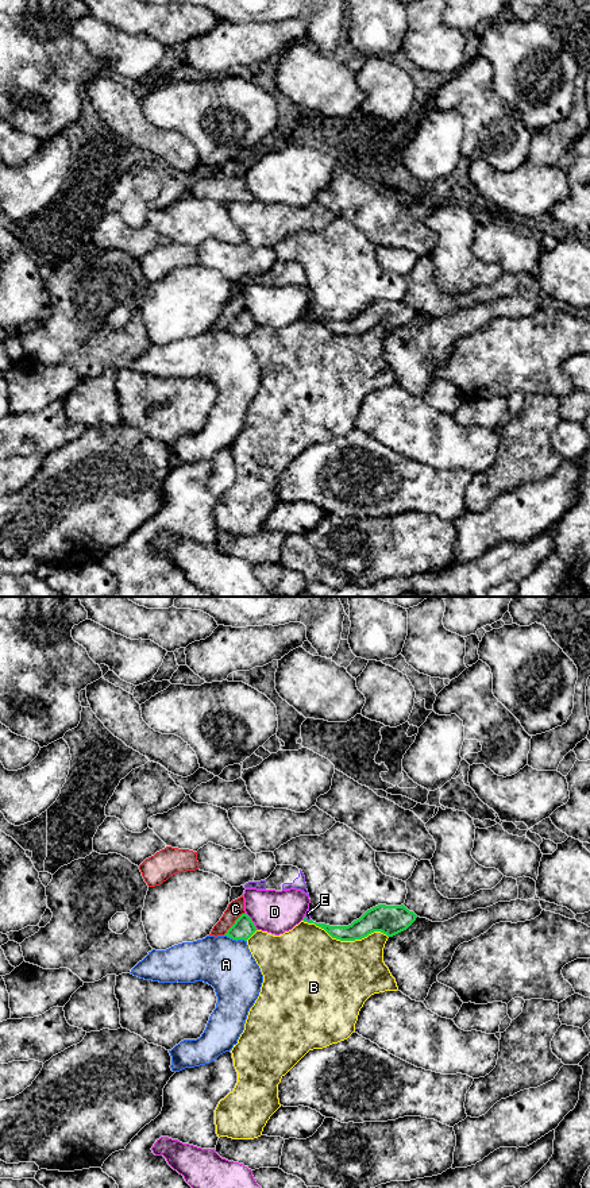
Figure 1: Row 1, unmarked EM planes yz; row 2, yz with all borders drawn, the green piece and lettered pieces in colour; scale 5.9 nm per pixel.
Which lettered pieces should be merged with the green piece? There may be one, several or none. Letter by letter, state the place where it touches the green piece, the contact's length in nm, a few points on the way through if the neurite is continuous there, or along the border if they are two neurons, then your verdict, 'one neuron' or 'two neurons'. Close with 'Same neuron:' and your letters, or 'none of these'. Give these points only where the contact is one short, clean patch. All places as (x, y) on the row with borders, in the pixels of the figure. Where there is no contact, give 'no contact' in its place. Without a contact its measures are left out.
A: meets green in yz at (235, 938); contact 140 nm long; two neurons
B: meets green in yz at (346, 940); contact 500 nm long; two neurons
C: meets green in yz at (234, 924); contact 190 nm long; two neurons
D: meets green in yz at (251, 921); contact 130 nm long; two neurons
E: meets green in yz at (305, 920); contact 50 nm long; border along yz (305, 915), (308, 922); two neurons
Same neuron: none of these

